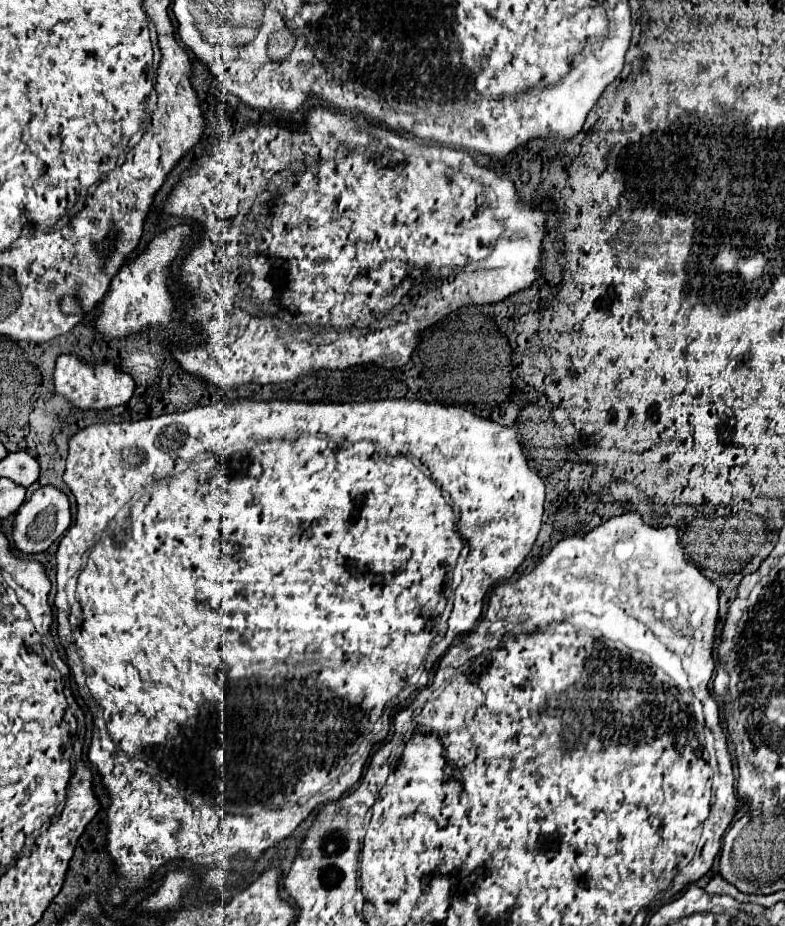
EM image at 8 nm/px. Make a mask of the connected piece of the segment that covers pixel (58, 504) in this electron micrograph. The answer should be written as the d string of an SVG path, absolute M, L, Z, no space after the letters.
M41 486L39 490L33 492L29 502L23 502L21 508L15 514L13 520L13 534L11 540L15 548L23 554L39 554L45 552L71 524L71 510L69 510L69 500L67 496L53 488L53 486Z

